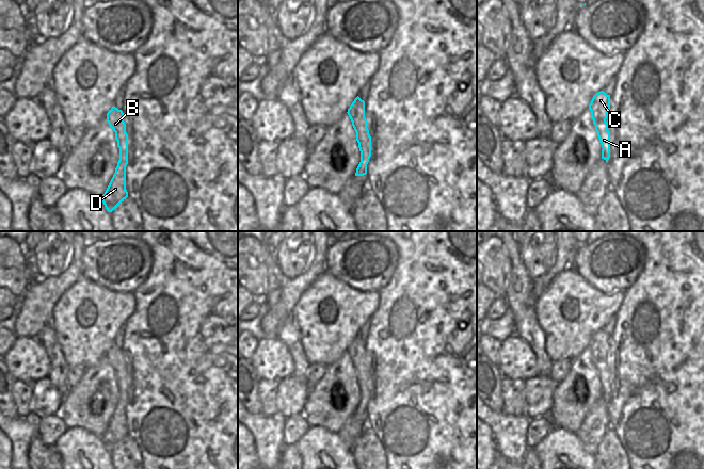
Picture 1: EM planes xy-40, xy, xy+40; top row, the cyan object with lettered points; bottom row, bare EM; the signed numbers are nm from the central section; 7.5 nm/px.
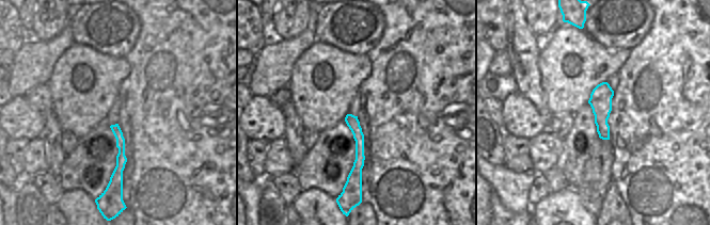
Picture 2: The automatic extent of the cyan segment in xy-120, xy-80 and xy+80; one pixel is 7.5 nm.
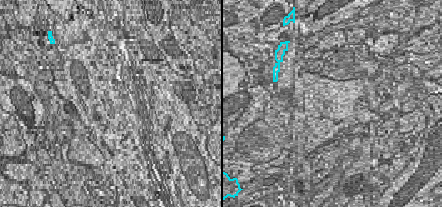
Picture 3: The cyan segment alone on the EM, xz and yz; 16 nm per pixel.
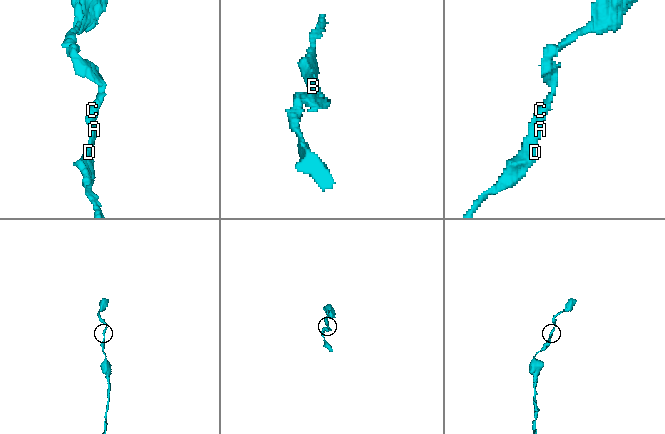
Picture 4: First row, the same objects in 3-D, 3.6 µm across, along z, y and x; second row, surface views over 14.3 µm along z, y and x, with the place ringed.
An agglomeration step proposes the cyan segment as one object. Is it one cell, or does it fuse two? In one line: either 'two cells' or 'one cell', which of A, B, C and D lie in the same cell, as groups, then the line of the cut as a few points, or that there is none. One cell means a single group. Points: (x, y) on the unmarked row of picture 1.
one cell | A B C D | no cut

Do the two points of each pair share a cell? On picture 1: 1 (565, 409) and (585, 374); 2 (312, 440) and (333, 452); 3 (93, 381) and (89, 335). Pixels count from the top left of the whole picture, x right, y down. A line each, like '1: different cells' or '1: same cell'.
1: same cell
2: same cell
3: different cells

